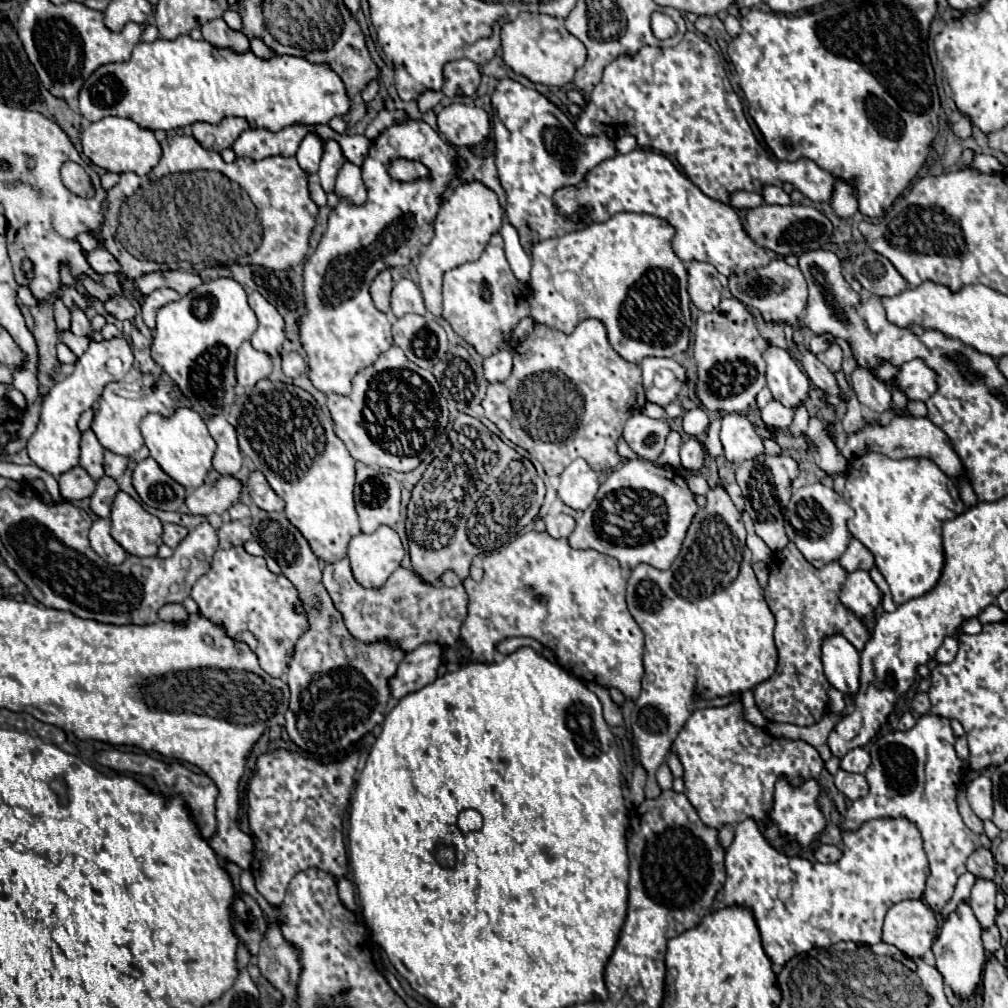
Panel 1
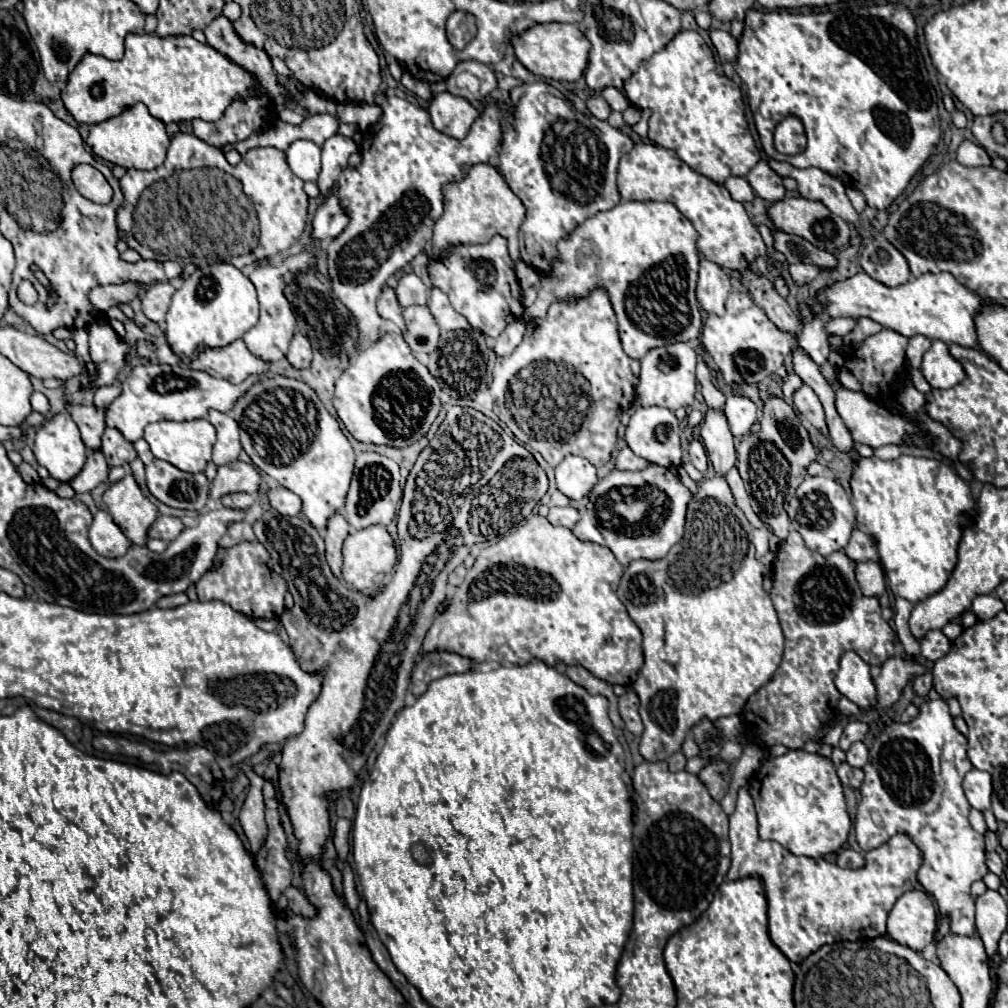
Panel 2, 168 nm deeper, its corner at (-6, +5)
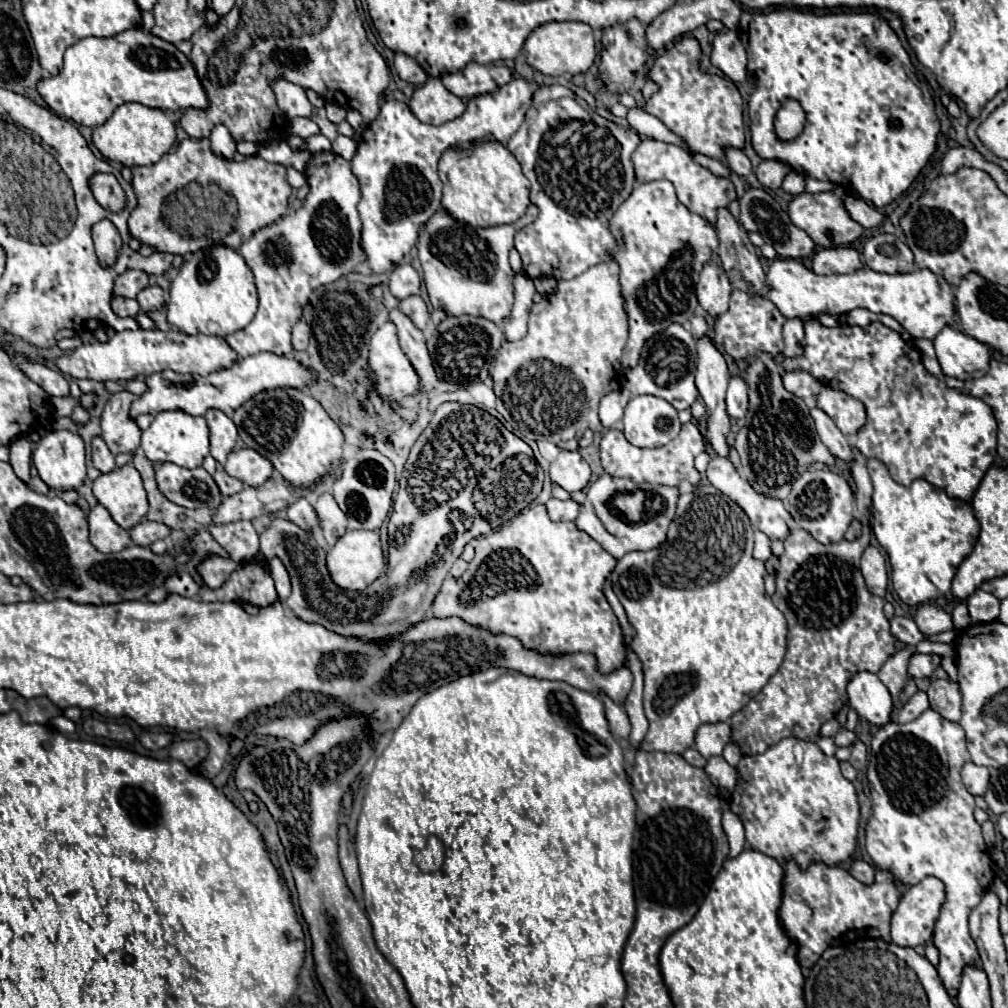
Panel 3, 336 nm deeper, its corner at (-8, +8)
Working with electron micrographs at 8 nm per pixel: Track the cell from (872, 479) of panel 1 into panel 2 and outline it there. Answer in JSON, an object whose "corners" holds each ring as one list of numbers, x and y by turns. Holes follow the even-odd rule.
{"corners":[[901,455,893,461,859,459,851,489,857,529,875,539,893,595,919,603,941,591,957,563,963,527,975,519,969,485,943,461]]}

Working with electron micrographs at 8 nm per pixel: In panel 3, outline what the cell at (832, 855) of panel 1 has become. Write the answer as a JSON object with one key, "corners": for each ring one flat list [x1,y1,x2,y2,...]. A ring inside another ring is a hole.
{"corners":[[853,860,851,864,851,876,861,880,863,884,871,884,873,882,873,872,871,872,871,864,867,864,865,860]]}

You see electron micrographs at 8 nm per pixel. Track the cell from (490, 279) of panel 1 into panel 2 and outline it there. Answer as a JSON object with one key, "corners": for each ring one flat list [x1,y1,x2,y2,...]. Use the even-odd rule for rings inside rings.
{"corners":[[495,235,483,245,451,247,439,259,429,259,427,269,433,287,441,289,449,297,451,305,471,323,471,327,481,329,489,337,497,337,507,323,515,321,521,313,521,305,517,303,521,287,513,273,513,261,507,253,507,239,501,235]]}

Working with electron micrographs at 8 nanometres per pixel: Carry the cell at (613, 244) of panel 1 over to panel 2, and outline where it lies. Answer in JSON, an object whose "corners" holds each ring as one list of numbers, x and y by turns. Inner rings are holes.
{"corners":[[621,201,611,211,603,211,583,221,569,239,563,239,557,245,559,259,553,263,551,273,541,277,537,299,525,309,525,319,543,317,553,301,583,297,591,289,603,287,607,289,611,305,617,313,623,351,629,357,641,361,643,355,653,347,697,339,701,333,701,315,695,297,699,271,697,237,699,233,695,231,693,223,669,201]]}

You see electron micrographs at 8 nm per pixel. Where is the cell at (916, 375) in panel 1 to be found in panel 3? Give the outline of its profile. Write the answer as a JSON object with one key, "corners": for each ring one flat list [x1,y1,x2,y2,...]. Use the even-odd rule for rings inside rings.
{"corners":[[943,328,933,344,941,372,949,378,965,382,969,378,981,378,989,370,989,346,955,328]]}

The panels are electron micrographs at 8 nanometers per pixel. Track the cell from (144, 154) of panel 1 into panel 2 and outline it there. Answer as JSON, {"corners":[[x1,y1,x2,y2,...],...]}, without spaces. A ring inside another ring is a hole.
{"corners":[[135,103,133,107,125,109,121,115,107,119,103,123,91,125,87,145,93,149,95,155,121,165,125,169,155,169,165,161,165,153,169,149,169,135,165,131,163,121,155,119,143,103]]}

